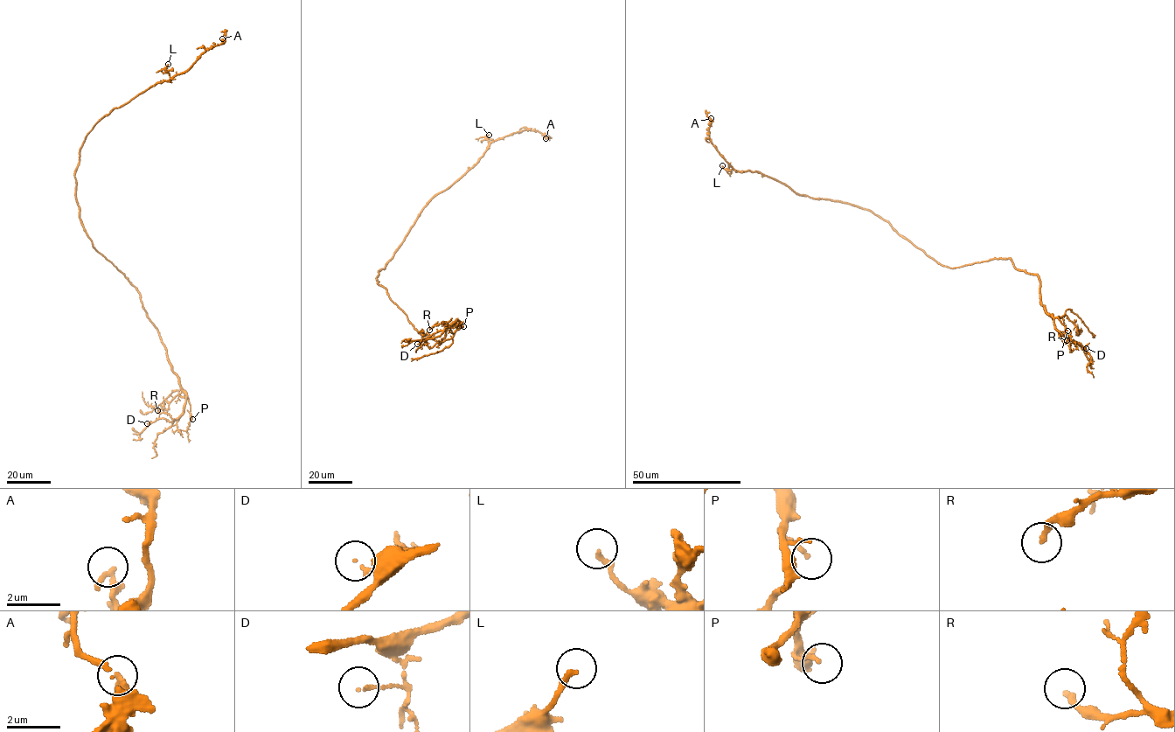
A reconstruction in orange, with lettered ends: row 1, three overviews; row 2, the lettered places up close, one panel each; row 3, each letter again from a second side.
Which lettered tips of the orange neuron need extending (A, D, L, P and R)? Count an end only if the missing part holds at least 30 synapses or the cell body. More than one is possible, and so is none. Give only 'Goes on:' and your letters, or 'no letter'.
Goes on: L

